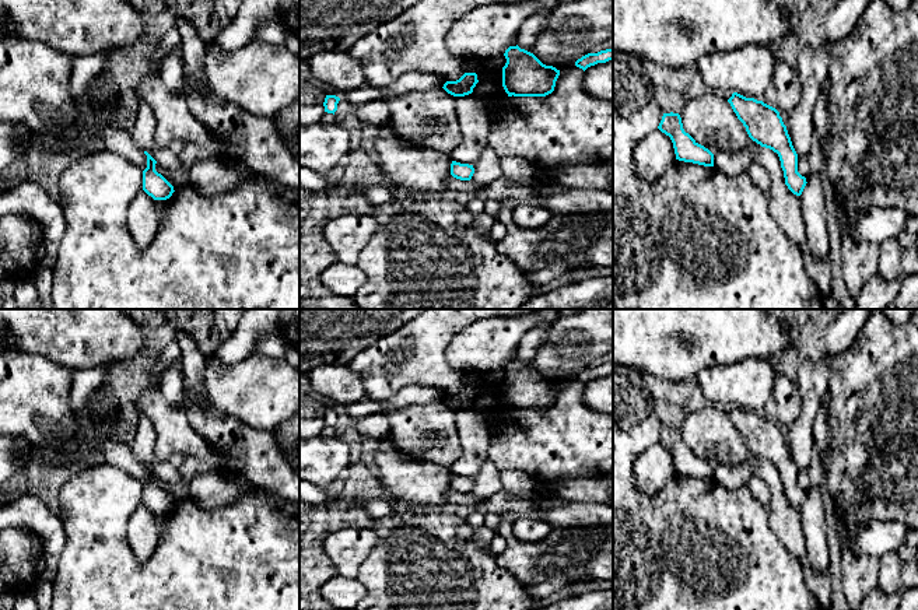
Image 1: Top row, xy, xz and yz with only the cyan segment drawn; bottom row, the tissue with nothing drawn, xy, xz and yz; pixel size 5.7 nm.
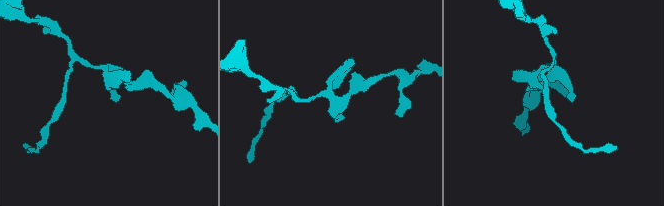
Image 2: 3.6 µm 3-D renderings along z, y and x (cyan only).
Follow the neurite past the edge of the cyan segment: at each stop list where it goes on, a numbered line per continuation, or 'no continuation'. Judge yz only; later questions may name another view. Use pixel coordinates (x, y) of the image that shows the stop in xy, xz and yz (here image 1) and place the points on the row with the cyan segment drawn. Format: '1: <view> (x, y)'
no continuation

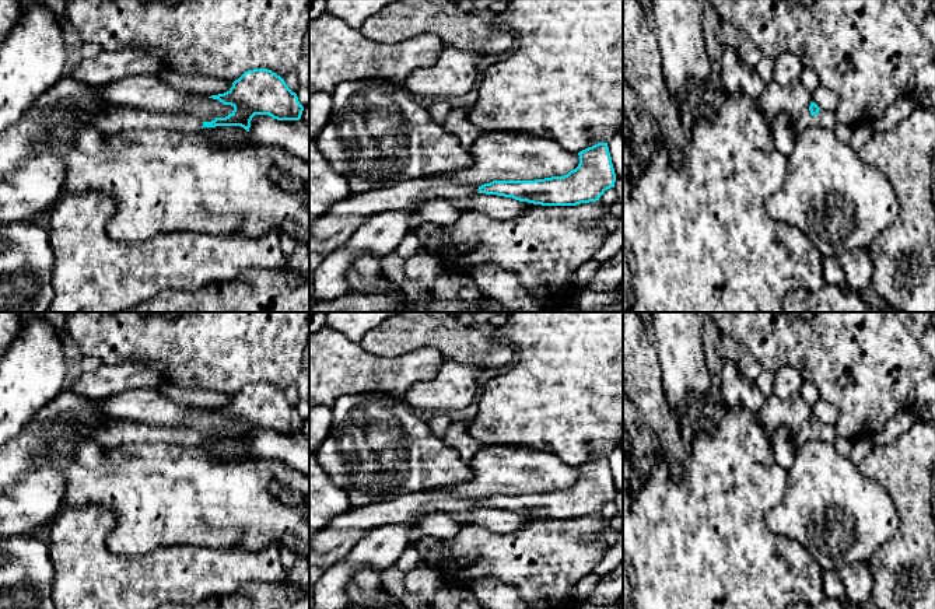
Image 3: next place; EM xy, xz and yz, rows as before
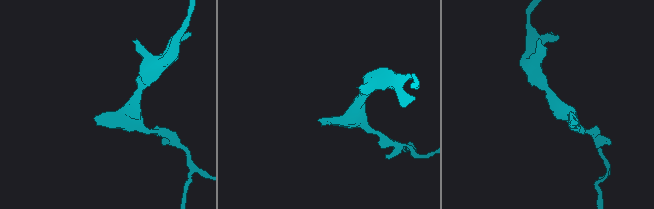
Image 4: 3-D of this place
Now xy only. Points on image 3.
1: xy (111, 118)

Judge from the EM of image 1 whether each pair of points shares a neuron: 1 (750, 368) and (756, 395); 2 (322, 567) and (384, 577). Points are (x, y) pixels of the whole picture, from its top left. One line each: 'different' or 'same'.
1: same
2: different

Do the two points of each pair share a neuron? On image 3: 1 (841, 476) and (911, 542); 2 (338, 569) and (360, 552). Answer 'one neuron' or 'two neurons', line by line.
1: two neurons
2: one neuron

